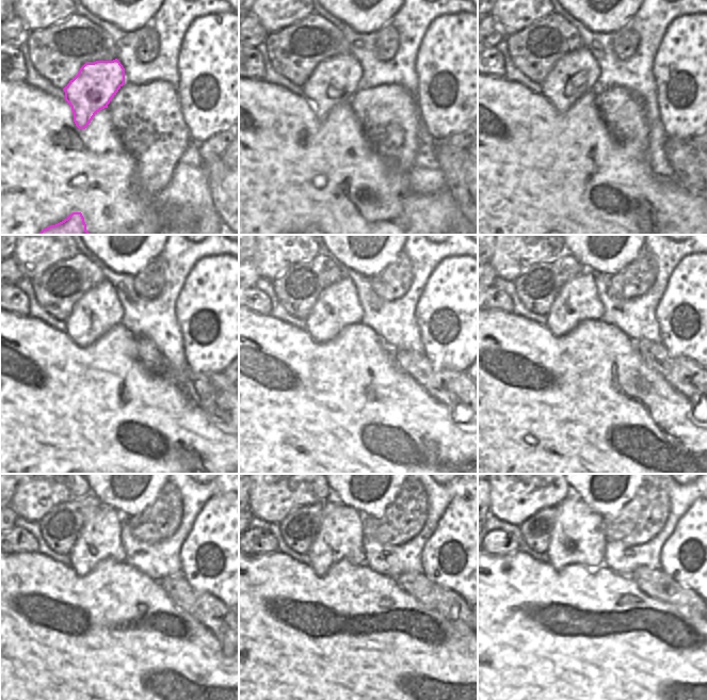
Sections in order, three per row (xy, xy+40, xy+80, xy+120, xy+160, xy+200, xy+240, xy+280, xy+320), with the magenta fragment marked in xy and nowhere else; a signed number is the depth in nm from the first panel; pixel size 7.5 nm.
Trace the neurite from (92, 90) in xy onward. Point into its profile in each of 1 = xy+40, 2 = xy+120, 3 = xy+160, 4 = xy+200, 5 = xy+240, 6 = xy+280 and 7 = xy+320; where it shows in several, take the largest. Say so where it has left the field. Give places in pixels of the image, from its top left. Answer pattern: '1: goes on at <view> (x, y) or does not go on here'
1: goes on at xy+40 (335, 80)
2: goes on at xy+120 (98, 311)
3: goes on at xy+160 (338, 306)
4: goes on at xy+200 (578, 301)
5: goes on at xy+240 (99, 539)
6: goes on at xy+280 (340, 537)
7: goes on at xy+320 (578, 537)

